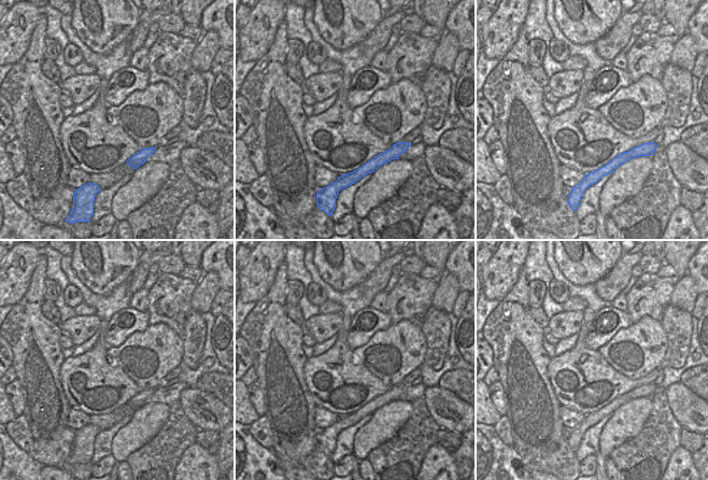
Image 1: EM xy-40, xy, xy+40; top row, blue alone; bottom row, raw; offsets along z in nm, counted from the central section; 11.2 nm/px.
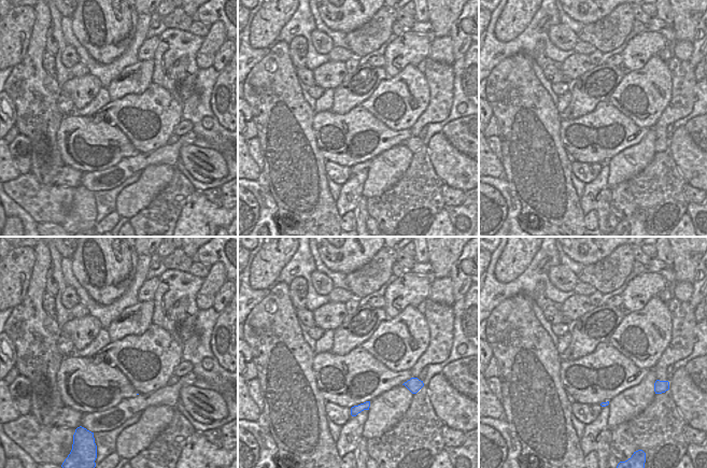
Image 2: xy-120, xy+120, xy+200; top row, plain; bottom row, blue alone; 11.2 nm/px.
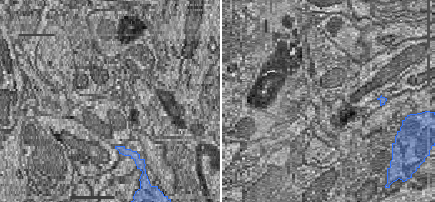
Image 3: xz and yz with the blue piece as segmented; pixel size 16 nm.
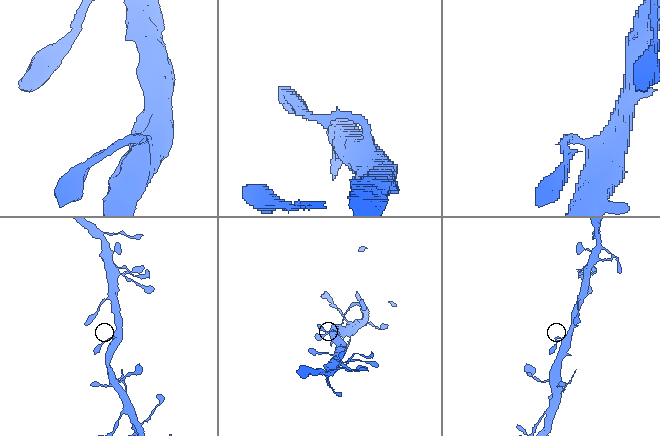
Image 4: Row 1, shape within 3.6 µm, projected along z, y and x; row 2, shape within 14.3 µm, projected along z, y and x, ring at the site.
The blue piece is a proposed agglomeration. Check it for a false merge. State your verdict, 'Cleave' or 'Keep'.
Keep.

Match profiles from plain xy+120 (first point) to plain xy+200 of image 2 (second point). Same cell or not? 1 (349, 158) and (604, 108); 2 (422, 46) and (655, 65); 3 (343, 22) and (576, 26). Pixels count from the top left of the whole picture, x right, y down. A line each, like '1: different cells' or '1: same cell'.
1: same cell
2: different cells
3: different cells

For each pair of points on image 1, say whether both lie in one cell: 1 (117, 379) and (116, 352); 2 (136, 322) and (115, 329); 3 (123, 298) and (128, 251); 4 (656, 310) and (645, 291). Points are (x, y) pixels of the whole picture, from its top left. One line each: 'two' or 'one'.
1: two
2: one
3: two
4: one

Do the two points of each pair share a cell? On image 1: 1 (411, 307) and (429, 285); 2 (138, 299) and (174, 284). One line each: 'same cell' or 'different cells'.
1: same cell
2: different cells

